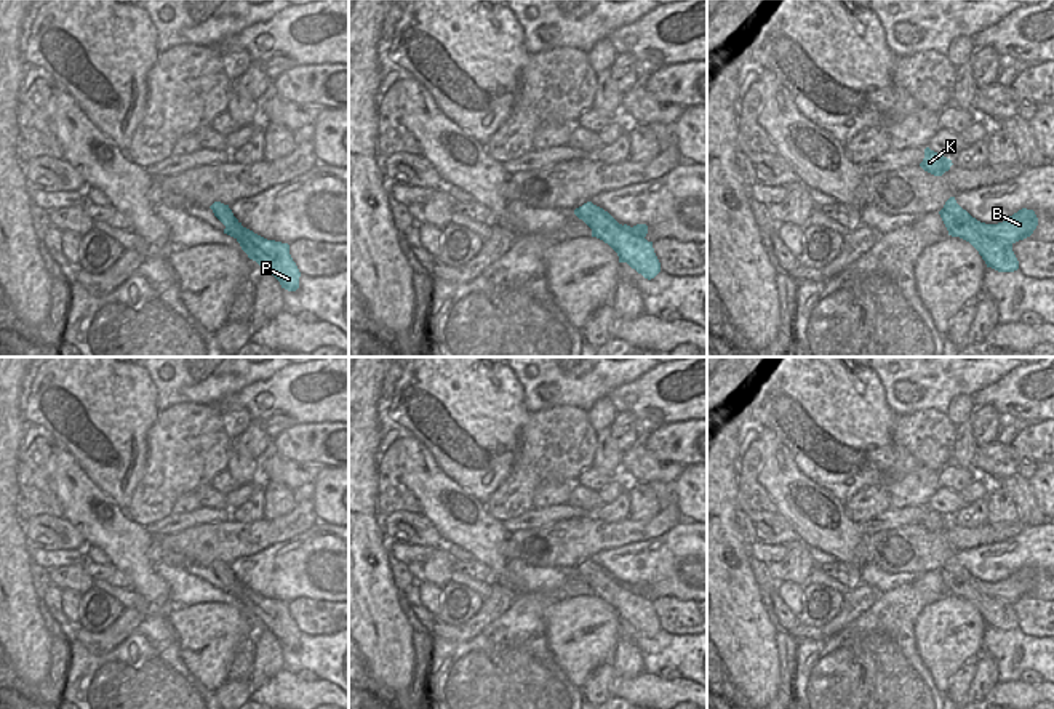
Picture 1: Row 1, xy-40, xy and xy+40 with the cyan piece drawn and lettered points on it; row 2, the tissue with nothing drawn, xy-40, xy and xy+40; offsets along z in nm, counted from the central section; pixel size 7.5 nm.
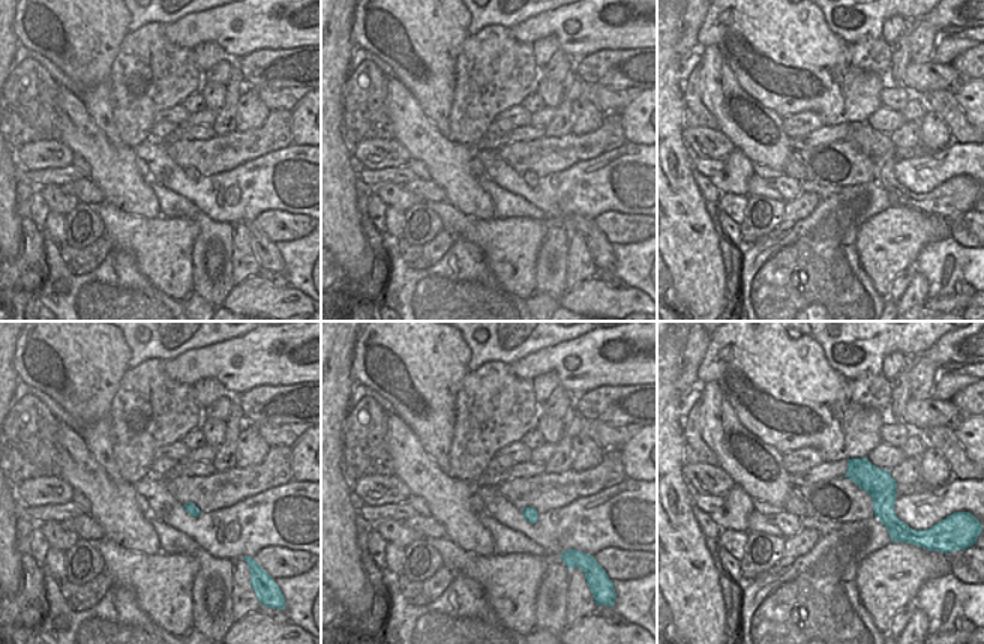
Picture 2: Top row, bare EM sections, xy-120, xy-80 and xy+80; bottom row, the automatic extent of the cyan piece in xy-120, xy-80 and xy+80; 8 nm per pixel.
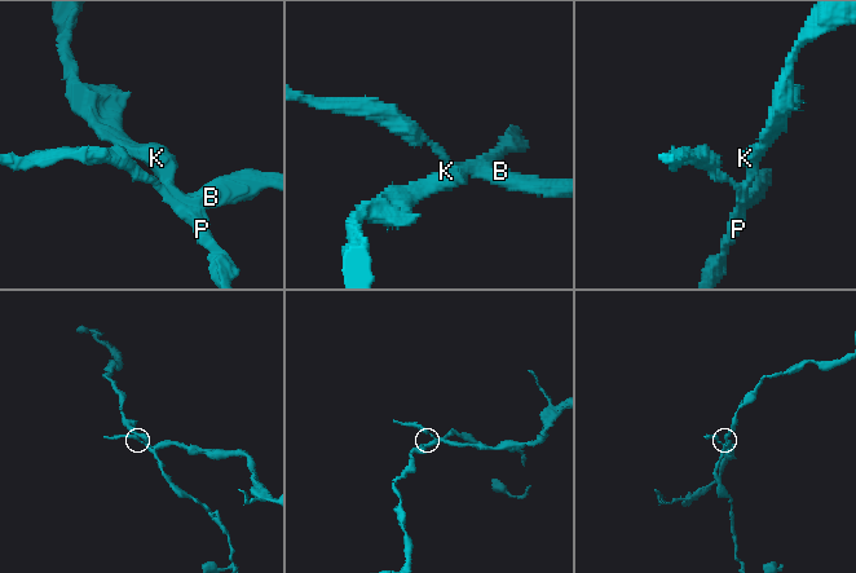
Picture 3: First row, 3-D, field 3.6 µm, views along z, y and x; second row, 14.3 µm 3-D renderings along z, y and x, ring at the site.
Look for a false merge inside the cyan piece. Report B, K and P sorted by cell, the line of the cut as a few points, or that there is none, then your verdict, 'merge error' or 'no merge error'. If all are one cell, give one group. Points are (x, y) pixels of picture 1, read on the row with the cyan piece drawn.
B K / P | xy+40 (944, 205), (981, 234), (1011, 245) | merge error

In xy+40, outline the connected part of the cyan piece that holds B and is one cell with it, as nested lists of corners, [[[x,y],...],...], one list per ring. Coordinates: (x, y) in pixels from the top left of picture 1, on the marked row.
[[[950,197],[945,202],[945,210],[950,216],[953,216],[956,221],[964,219],[969,221],[971,226],[985,237],[992,237],[995,240],[1006,240],[1011,245],[1030,237],[1033,230],[1038,226],[1038,218],[1033,210],[1022,208],[1012,216],[1009,216],[1006,221],[998,224],[985,224],[972,218],[966,210],[963,210],[955,197]]]

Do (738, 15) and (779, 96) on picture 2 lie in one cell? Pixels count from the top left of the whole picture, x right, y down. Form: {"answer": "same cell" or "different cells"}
{"answer": "same cell"}

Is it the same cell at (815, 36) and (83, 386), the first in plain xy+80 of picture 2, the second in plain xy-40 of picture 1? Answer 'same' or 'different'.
same

